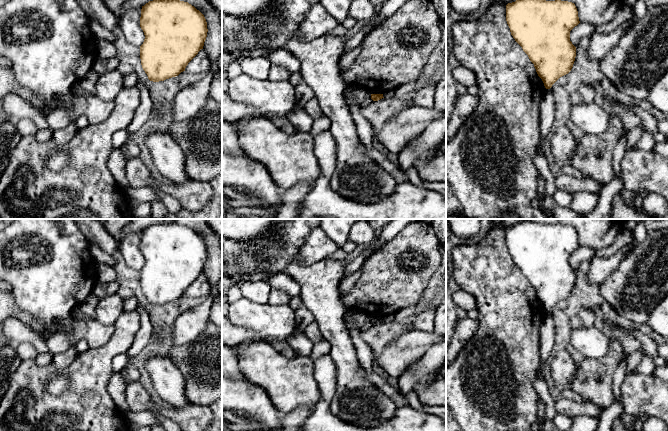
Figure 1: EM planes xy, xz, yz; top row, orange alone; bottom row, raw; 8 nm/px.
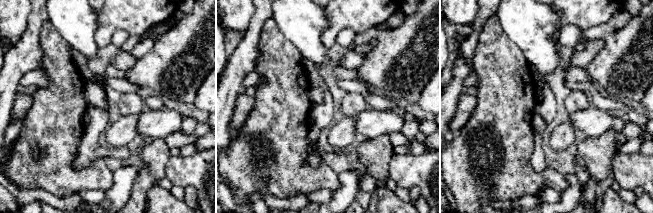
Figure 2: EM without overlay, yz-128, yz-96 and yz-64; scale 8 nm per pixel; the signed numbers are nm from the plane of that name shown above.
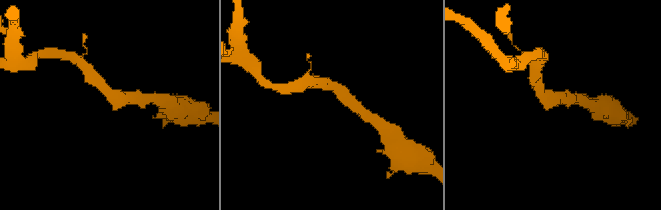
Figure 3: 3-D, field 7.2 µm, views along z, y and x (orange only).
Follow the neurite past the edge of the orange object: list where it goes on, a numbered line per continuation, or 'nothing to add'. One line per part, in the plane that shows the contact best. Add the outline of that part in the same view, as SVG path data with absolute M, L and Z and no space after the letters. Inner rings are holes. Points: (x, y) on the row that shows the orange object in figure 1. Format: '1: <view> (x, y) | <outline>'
nothing to add

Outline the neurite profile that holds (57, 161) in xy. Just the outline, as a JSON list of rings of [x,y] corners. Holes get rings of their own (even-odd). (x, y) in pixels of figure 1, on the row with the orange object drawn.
[[[72,121],[66,127],[54,131],[52,140],[56,143],[58,149],[46,158],[46,167],[49,170],[60,172],[68,166],[71,160],[70,142],[78,130],[76,122]]]

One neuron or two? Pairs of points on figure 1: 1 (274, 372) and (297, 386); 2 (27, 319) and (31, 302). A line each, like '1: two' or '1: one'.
1: one
2: two

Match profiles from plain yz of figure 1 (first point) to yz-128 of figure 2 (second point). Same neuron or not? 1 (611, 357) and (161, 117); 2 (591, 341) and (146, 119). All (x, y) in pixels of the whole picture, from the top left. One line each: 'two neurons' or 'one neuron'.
1: two neurons
2: one neuron

